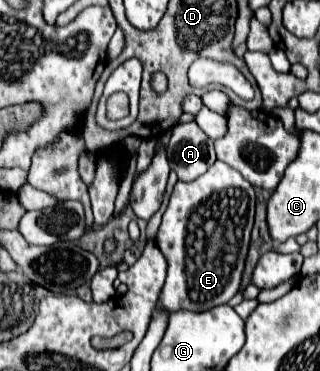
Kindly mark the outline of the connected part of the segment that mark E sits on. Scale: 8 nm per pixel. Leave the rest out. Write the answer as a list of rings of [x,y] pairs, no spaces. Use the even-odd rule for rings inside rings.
[[[215,162],[203,176],[193,182],[177,182],[163,222],[157,232],[157,246],[167,260],[167,280],[161,290],[159,304],[167,312],[193,310],[203,312],[217,304],[227,304],[241,286],[241,274],[247,258],[251,228],[255,216],[255,192],[243,176],[223,162]]]

